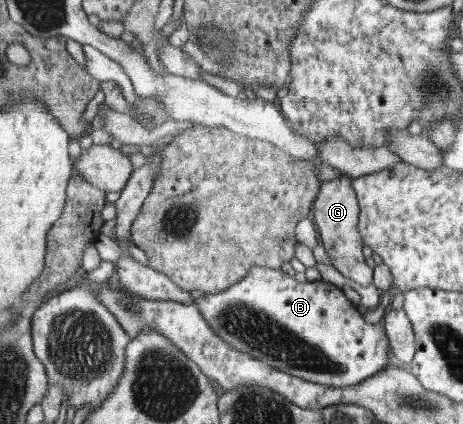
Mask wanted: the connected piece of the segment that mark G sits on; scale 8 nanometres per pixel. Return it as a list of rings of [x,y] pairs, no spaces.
[[[345,175],[323,183],[320,194],[313,204],[313,221],[319,244],[324,247],[332,262],[334,270],[340,271],[347,279],[361,286],[371,286],[374,282],[374,270],[366,264],[366,256],[362,254],[363,234],[359,230],[359,215],[361,208],[358,194],[352,186],[352,176]]]

